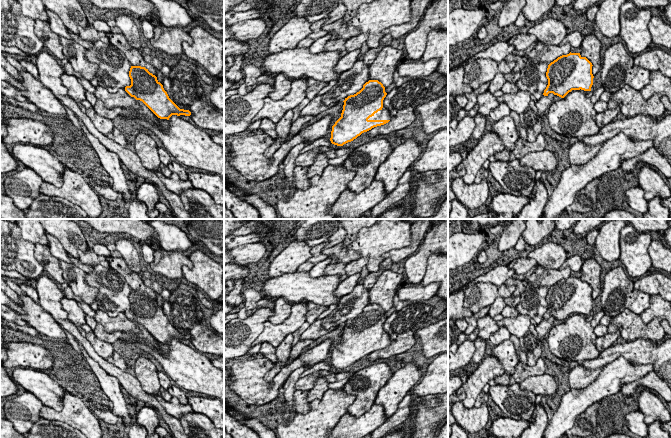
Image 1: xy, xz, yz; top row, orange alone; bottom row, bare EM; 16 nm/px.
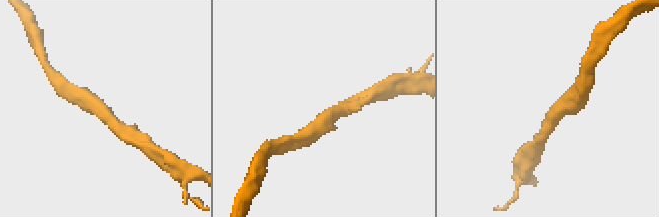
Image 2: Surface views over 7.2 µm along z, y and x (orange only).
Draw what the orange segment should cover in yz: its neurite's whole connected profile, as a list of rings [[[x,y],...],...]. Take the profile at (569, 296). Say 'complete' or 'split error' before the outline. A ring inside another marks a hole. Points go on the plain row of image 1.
complete; [[[580,277],[562,279],[548,289],[548,309],[543,319],[553,317],[564,322],[572,314],[591,315],[593,309],[592,287]]]

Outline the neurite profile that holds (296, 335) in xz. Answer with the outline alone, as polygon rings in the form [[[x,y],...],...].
[[[305,322],[298,330],[296,330],[293,334],[293,342],[292,347],[299,341],[301,334],[309,327],[310,324]]]

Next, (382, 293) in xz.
[[[390,269],[385,270],[377,277],[375,284],[369,290],[370,304],[378,304],[387,312],[393,307],[393,298],[404,280],[404,273],[396,273]]]

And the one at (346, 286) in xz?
[[[356,273],[354,275],[347,277],[339,284],[337,289],[334,291],[334,295],[337,298],[341,298],[342,296],[351,293],[355,288],[355,286],[358,284],[359,278],[360,278],[360,273]]]

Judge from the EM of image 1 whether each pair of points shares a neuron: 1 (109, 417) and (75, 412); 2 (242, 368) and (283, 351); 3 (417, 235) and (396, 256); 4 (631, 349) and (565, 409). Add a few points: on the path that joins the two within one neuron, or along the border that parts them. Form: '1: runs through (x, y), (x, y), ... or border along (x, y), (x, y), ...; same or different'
1: border along (91, 411), (99, 420); different
2: border along (286, 365), (274, 377), (271, 383), (263, 379); different
3: runs through (415, 242), (407, 251), (403, 252); same
4: border along (645, 363), (631, 364), (618, 356), (604, 366); different

